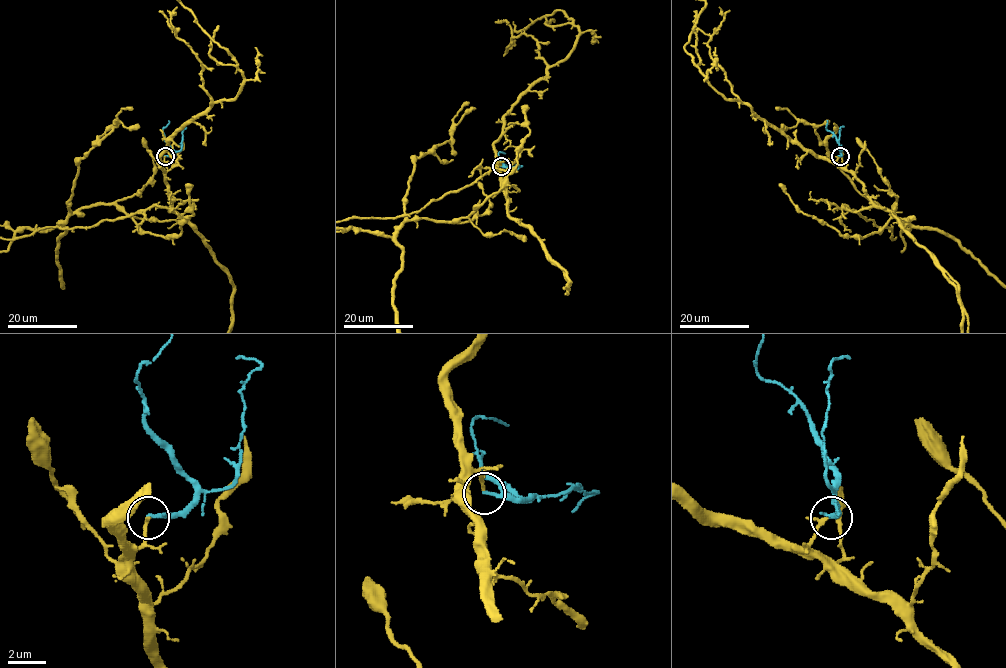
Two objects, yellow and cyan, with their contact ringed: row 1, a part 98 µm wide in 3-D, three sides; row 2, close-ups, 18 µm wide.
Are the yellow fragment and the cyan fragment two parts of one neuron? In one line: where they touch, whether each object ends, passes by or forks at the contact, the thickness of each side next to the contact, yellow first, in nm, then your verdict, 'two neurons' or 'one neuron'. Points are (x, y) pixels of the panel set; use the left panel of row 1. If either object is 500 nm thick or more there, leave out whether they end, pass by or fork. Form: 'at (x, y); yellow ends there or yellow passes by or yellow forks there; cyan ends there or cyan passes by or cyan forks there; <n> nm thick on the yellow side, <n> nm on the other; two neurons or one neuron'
at (165, 156); yellow ends there; cyan passes by; 190 nm thick on the yellow side, 130 nm on the other; one neuron

